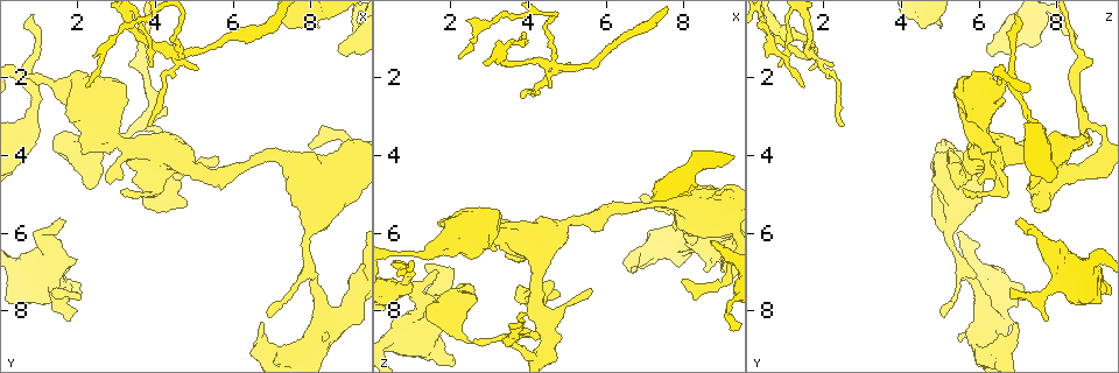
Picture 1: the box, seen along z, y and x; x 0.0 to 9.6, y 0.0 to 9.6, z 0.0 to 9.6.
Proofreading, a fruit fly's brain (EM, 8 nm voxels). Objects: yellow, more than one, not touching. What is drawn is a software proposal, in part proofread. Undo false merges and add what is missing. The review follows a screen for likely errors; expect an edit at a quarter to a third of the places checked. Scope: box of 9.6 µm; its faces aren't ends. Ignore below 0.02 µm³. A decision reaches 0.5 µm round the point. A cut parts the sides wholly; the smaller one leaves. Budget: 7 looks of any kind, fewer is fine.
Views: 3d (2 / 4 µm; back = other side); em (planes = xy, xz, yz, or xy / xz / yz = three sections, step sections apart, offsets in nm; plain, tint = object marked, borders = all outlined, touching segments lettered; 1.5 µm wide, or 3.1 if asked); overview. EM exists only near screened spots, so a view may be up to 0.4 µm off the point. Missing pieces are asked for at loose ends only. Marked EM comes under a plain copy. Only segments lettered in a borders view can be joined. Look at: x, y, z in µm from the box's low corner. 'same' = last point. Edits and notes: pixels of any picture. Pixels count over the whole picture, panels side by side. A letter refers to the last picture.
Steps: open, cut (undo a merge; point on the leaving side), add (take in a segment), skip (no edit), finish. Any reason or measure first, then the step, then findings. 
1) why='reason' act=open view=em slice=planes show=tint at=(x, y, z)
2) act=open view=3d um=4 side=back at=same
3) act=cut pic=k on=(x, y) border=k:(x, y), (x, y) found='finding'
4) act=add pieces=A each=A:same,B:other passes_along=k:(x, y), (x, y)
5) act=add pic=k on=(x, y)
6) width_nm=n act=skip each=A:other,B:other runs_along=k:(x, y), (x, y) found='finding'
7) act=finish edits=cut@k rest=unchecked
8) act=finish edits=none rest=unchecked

why='an open end' act=open view=3d um=4 at=(8.45, 8.40, 6.90)

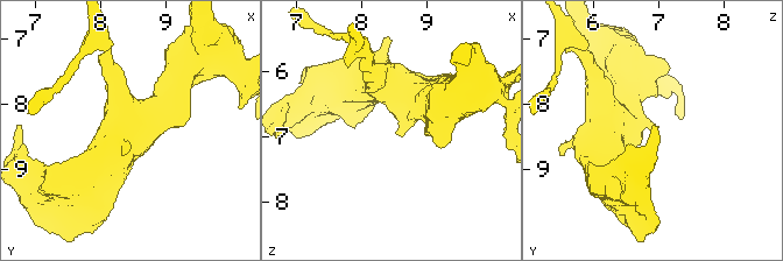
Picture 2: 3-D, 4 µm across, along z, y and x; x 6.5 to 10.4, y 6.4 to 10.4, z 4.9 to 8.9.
act=open view=em slice=planes show=tint at=(8.50, 8.35, 6.90)

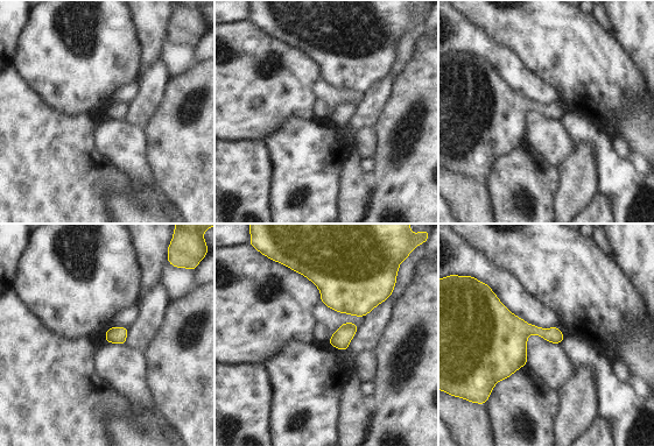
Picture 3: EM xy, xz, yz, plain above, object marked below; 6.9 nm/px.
act=open view=em slice=planes show=borders at=same

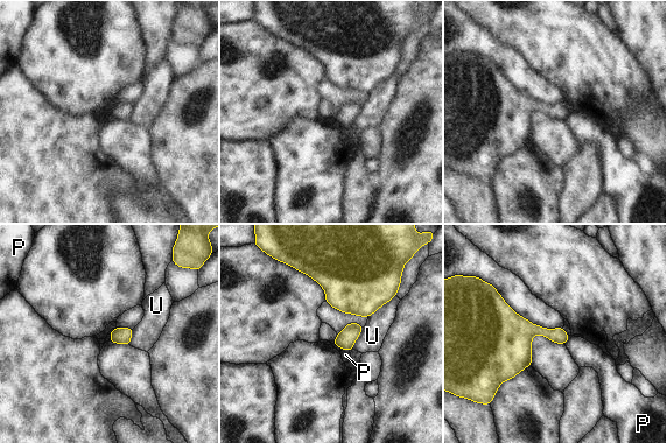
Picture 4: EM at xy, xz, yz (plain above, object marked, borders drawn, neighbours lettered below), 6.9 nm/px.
act=skip each=P:other,U:other border=4:(332, 343), (349, 352) found='no lettered segment goes on from it'

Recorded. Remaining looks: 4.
why='free end' act=open view=em slice=planes show=borders at=(8.70, 1.25, 6.25)

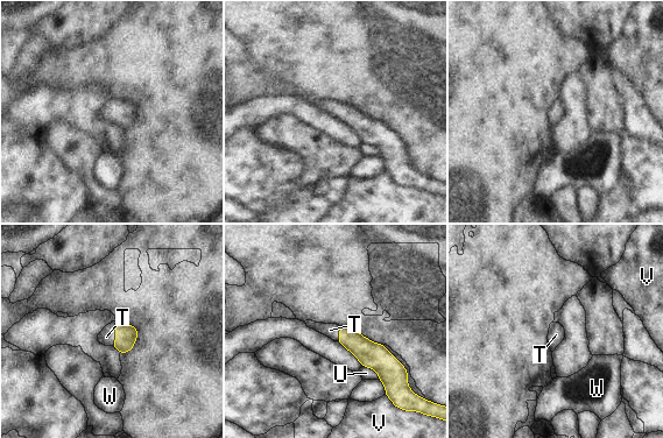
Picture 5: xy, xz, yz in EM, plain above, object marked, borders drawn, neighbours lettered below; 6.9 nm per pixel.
act=add pic=5 on=(106, 337) each=T:same,U:other,V:other,W:other passes_along=5:(126, 334), (115, 333), (106, 337) found='it goes on there'

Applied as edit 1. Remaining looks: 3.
act=open view=em slice=xz step=4 show=borders at=(3.75, 3.25, 2.50)

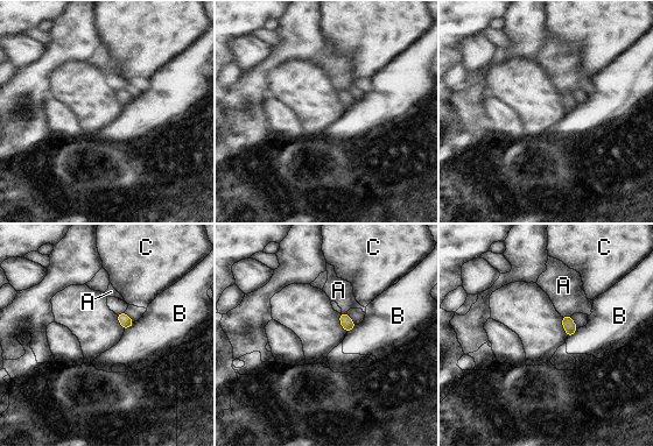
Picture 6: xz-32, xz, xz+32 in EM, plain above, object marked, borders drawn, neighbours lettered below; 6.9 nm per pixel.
why='another direction' act=open view=em slice=planes show=borders at=same

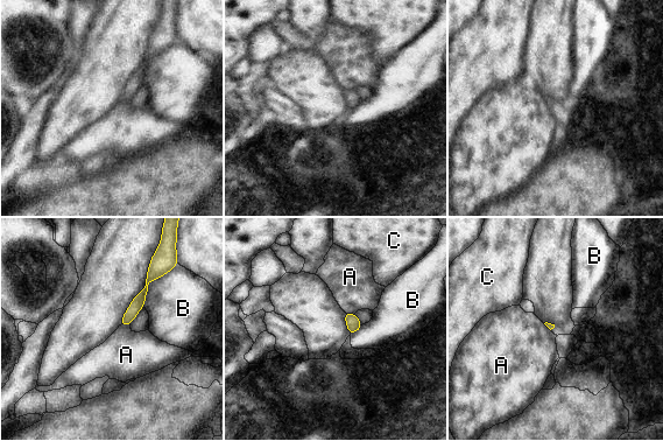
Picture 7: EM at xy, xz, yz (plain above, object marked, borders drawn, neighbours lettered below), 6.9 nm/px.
act=skip each=A:other,B:other,C:other border=7:(129, 323), (120, 326) found='none of them fits'

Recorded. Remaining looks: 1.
act=finish edits=add@5 rest=unchecked

